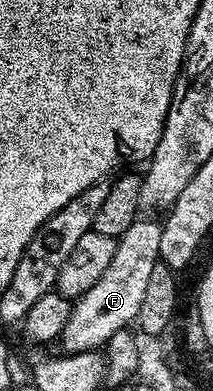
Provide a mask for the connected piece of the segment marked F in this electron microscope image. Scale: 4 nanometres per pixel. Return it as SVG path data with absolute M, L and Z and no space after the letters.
M140 217L119 236L113 261L109 261L109 269L105 269L101 281L97 281L97 285L93 285L89 293L74 300L69 321L65 321L63 332L58 337L66 354L76 355L82 351L102 348L113 333L130 328L138 320L149 277L161 261L159 246L162 228L162 222L158 218L155 220Z

